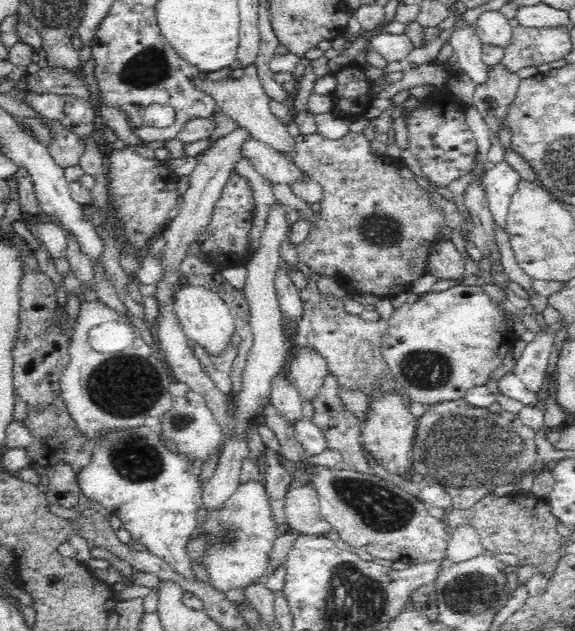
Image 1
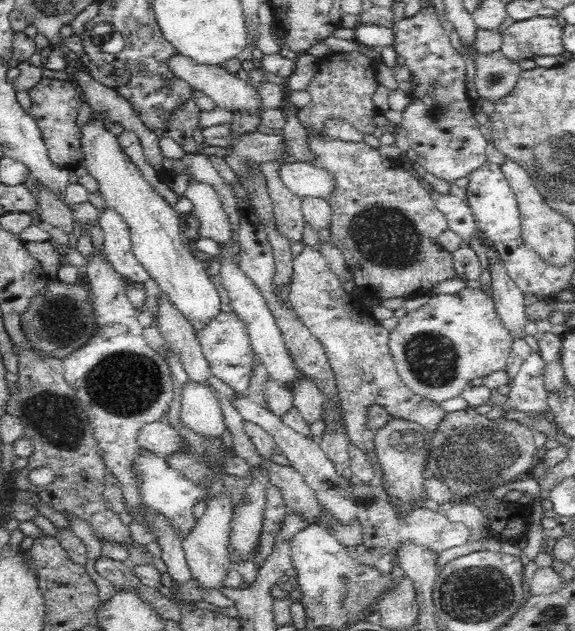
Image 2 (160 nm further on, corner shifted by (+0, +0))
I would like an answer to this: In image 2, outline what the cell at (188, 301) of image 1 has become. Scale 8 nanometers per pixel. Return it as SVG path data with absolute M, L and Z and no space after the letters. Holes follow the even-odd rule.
M92 113L88 126L82 128L82 150L84 167L88 175L94 176L104 204L118 211L131 232L132 248L136 259L148 269L159 289L170 295L171 302L190 322L208 326L222 313L220 294L206 274L204 262L193 255L194 244L185 244L181 235L182 216L142 179L140 171L121 150L116 134L113 134L100 117Z

